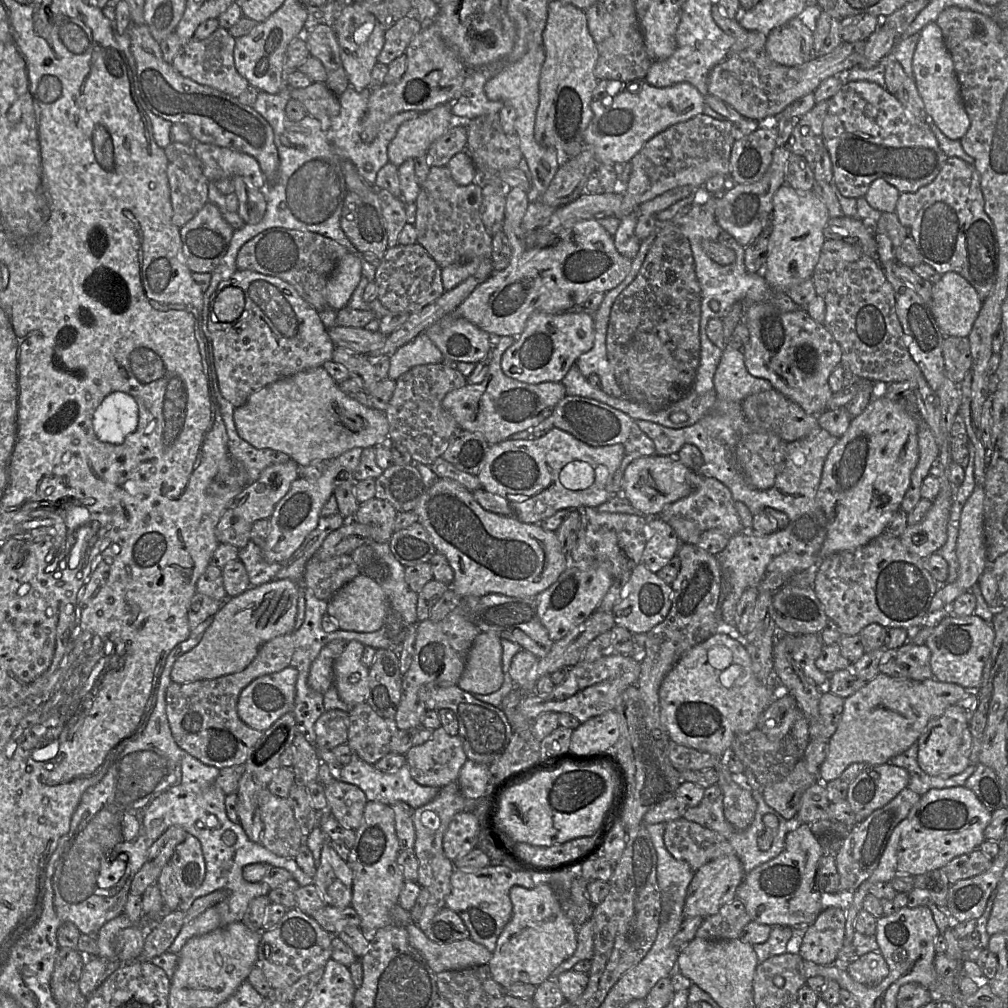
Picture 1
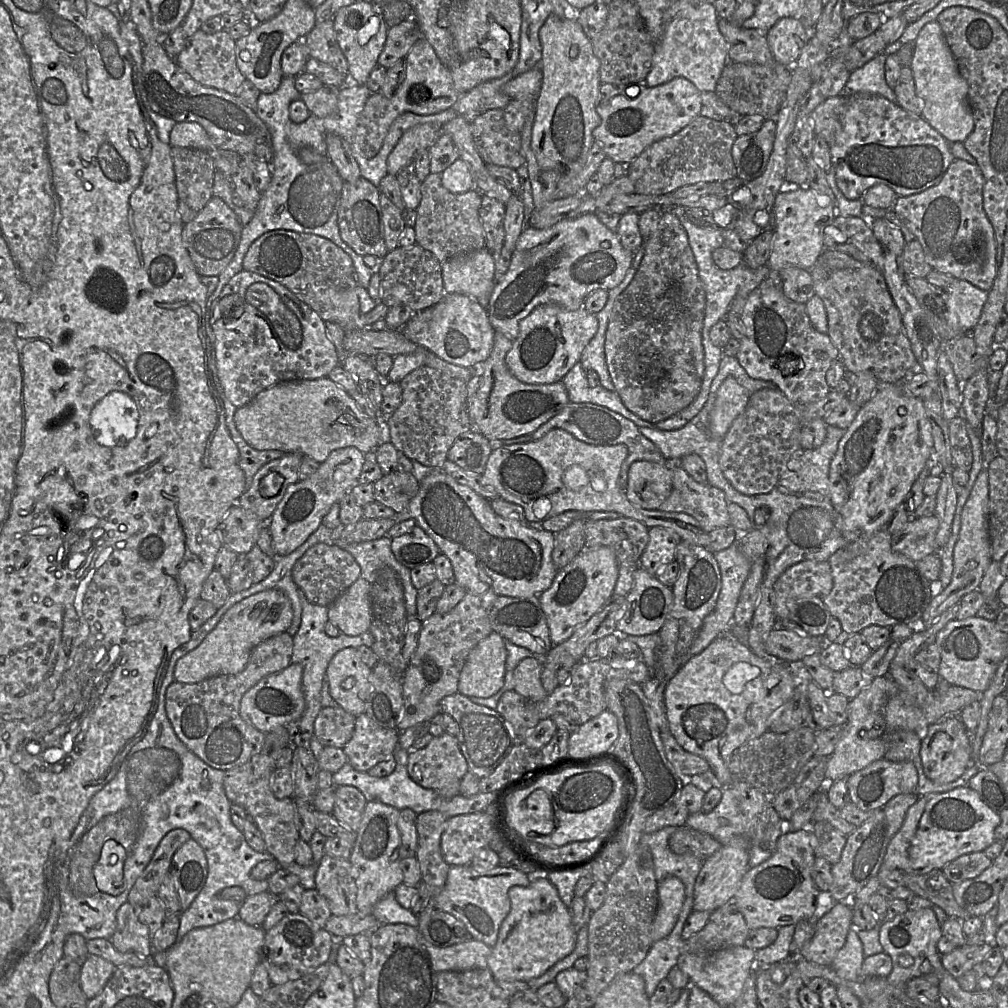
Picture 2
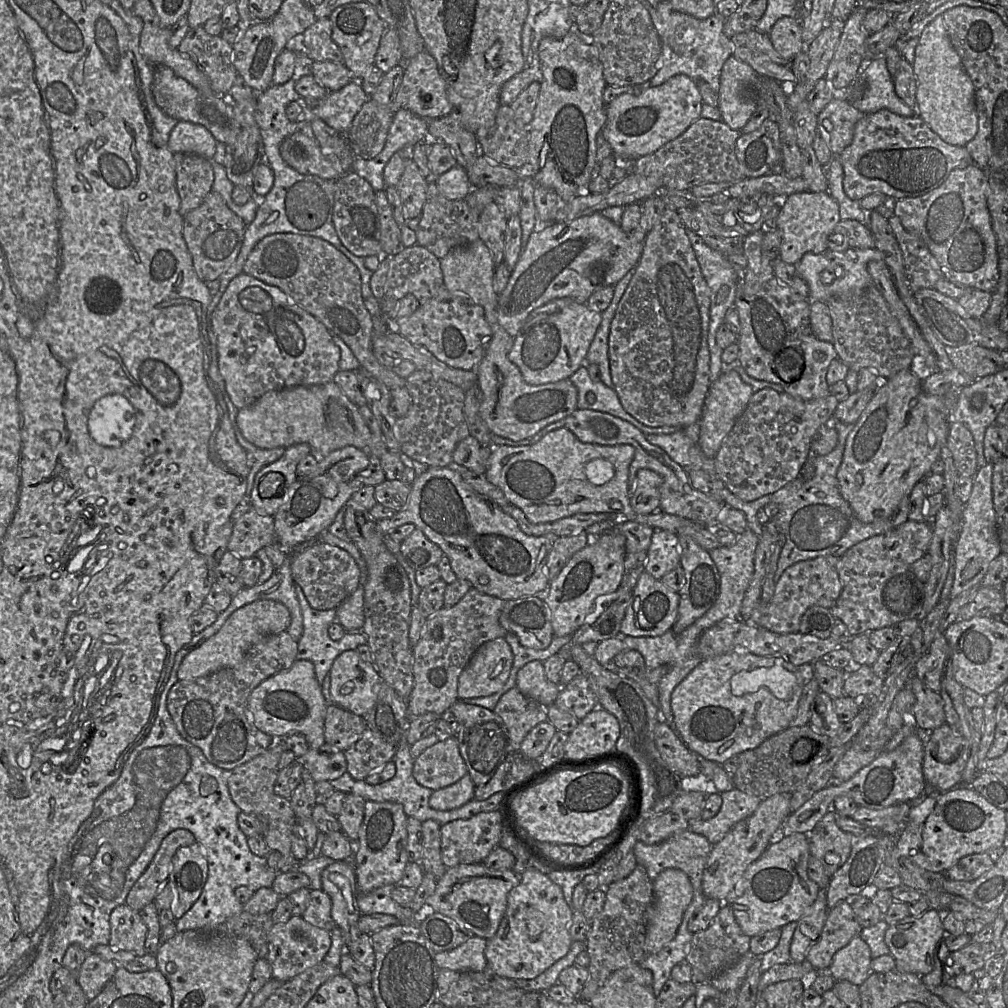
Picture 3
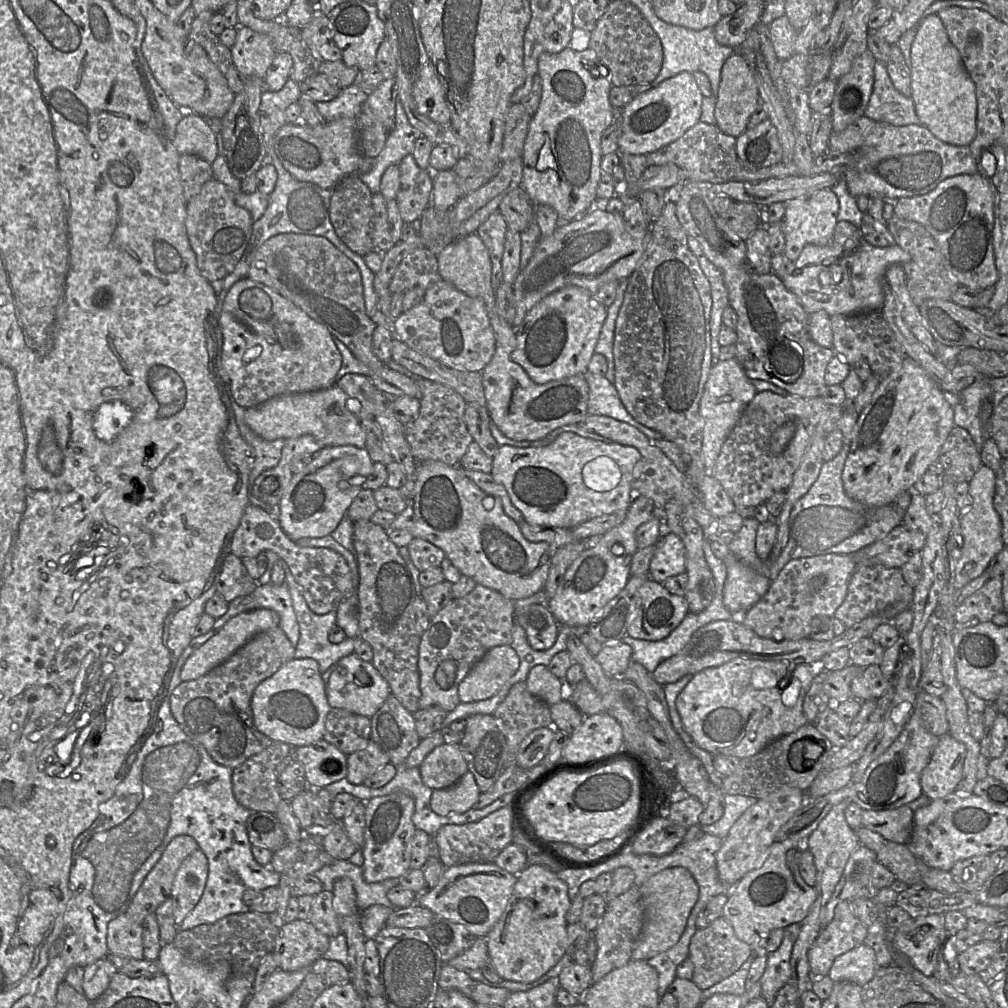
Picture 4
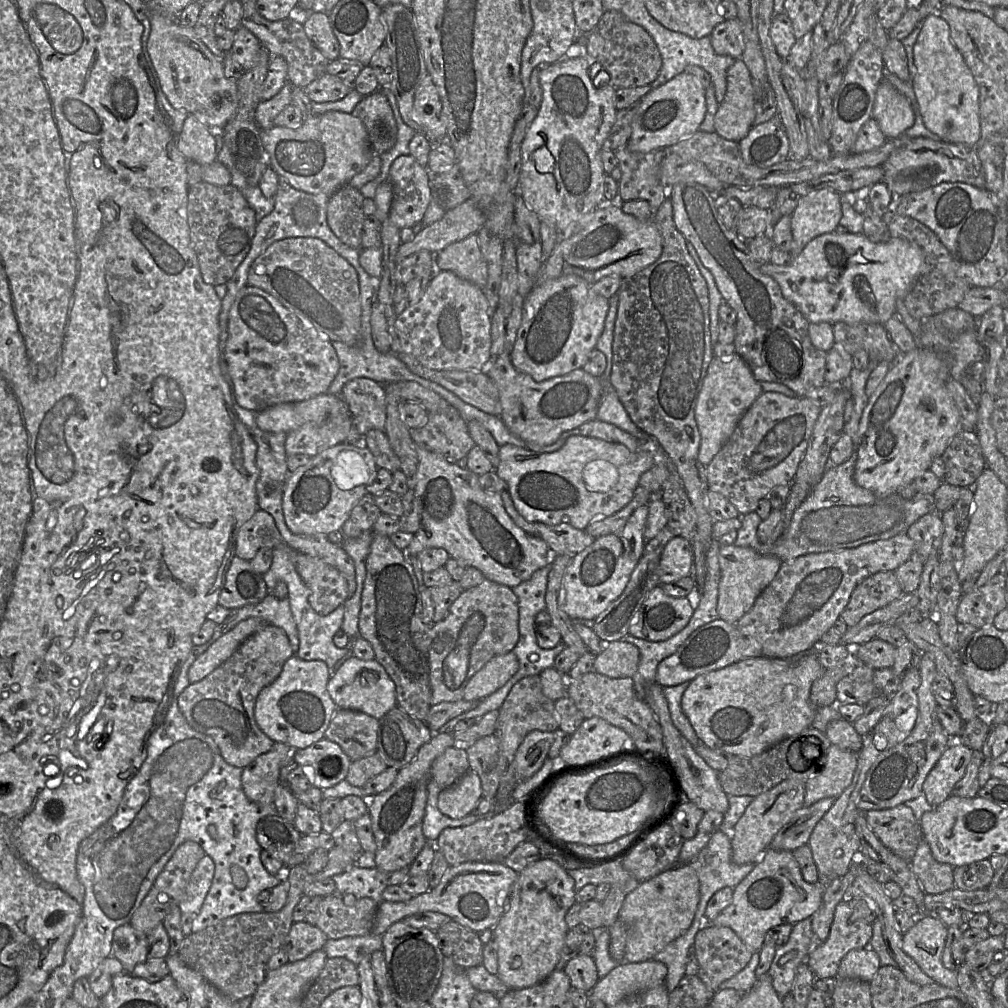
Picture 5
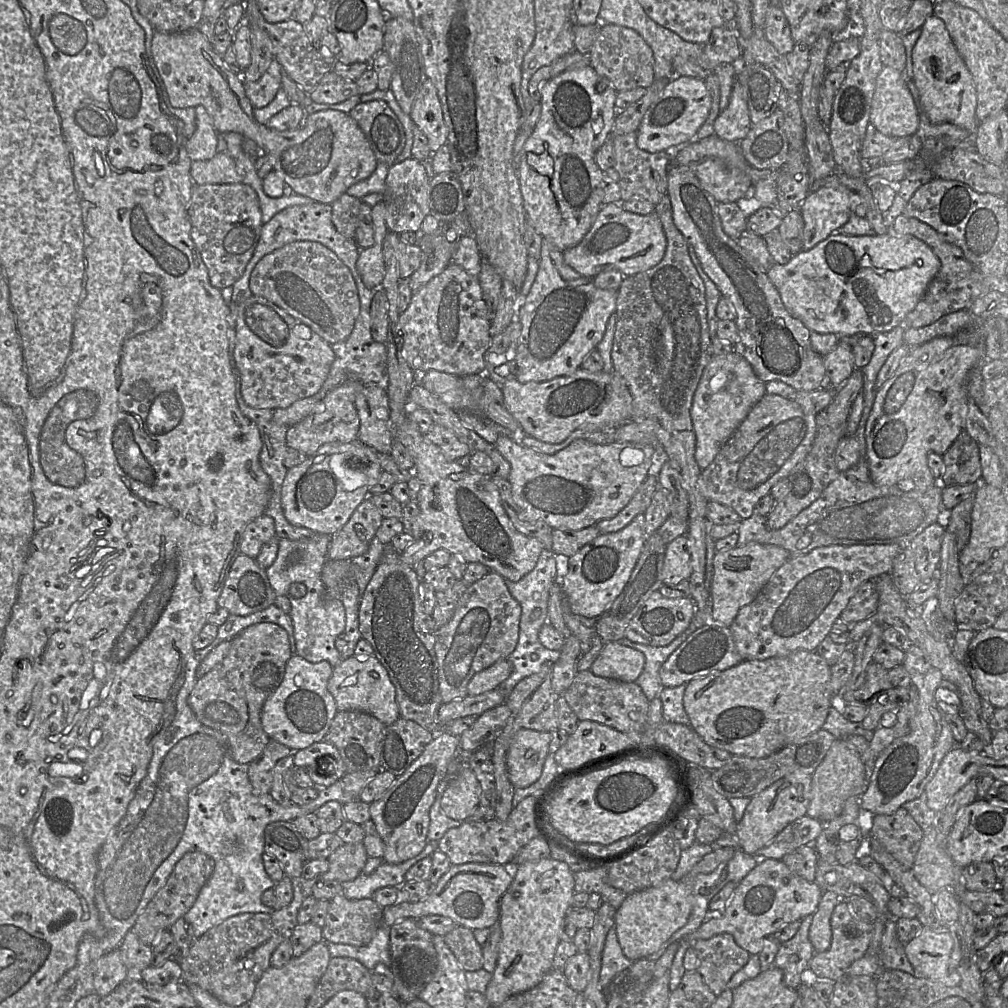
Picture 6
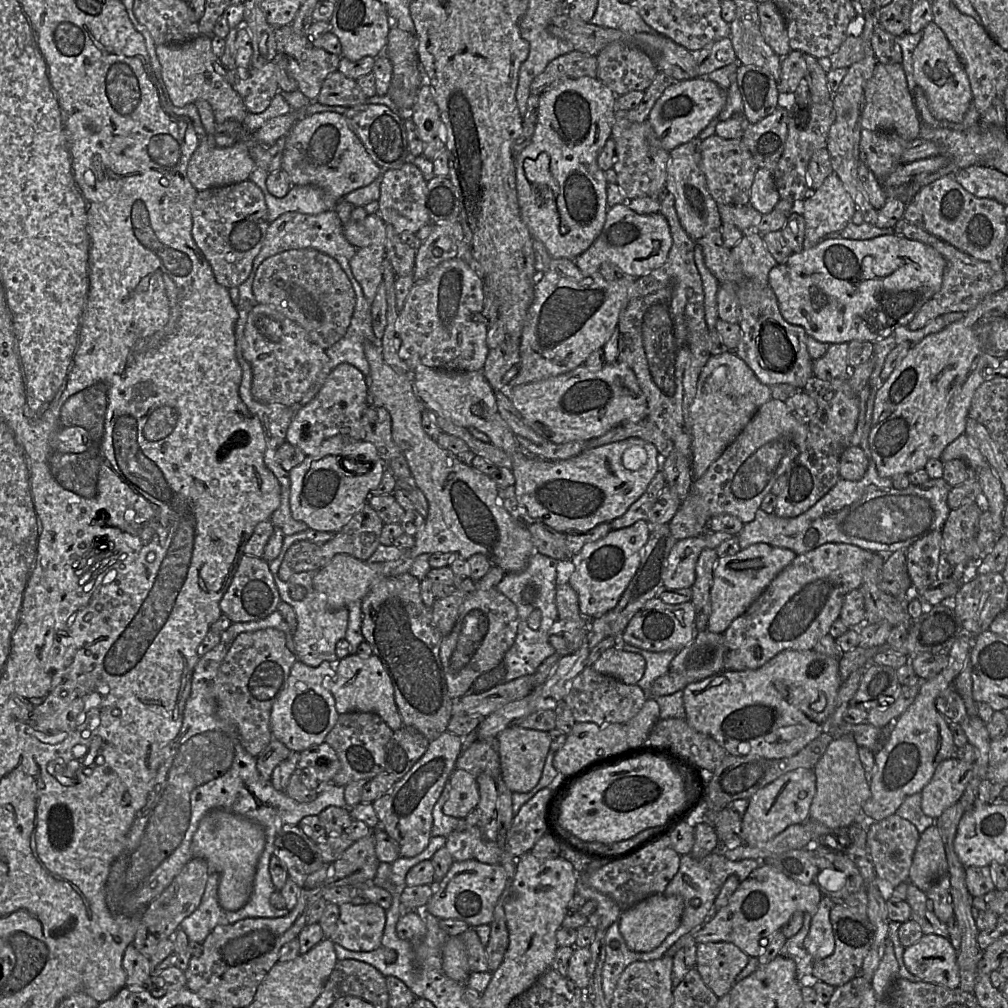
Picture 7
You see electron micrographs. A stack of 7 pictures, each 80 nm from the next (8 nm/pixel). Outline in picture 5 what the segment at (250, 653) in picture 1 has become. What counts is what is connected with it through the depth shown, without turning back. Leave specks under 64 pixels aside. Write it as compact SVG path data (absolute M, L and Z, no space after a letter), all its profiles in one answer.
M250 617L224 633L200 654L188 670L190 683L202 680L224 663L249 636L267 625L264 620Z

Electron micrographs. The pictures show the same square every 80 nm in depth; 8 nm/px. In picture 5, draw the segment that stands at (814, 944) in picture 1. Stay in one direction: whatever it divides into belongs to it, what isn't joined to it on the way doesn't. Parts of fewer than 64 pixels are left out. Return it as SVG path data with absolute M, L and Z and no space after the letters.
M848 902L836 905L829 936L807 958L817 979L836 978L839 964L849 951L870 947L872 924L861 920L850 922L852 911Z

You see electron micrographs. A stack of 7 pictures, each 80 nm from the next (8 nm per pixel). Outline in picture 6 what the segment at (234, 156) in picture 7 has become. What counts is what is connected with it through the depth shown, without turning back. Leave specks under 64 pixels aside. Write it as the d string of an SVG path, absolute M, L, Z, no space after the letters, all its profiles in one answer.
M225 151L209 160L192 161L190 175L195 185L242 183L234 159Z

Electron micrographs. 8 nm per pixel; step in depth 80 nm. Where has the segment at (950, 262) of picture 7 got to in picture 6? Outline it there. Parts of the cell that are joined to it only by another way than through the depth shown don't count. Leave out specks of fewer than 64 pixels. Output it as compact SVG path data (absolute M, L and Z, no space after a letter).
M899 215L891 227L888 228L890 232L895 235L911 235L923 241L930 247L941 264L938 273L929 283L923 297L914 310L907 315L904 324L900 326L906 328L921 328L937 321L944 315L960 310L968 310L977 298L991 290L999 288L1001 285L1001 281L986 277L980 273L972 263L965 258L959 247L948 243L934 229L918 219Z

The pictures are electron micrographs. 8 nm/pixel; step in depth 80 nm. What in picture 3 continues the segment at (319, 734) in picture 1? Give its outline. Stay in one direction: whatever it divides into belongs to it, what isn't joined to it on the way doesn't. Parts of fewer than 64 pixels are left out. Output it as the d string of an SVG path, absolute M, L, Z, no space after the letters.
M328 704L324 720L325 743L346 751L356 743L367 728L364 717L336 704Z

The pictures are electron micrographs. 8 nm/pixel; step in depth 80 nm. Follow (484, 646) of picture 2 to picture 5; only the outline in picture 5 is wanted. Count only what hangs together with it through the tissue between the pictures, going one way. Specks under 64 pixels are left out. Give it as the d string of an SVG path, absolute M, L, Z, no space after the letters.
M512 652L490 659L475 673L464 689L463 700L481 701L503 687L519 669L519 660Z

